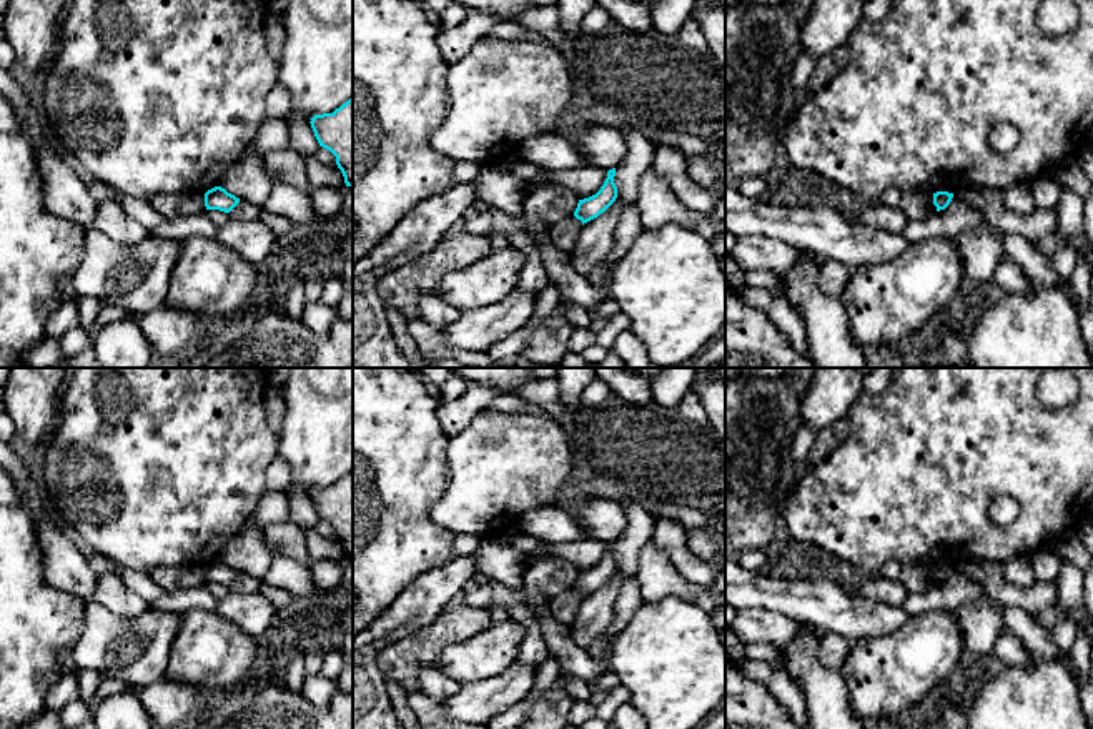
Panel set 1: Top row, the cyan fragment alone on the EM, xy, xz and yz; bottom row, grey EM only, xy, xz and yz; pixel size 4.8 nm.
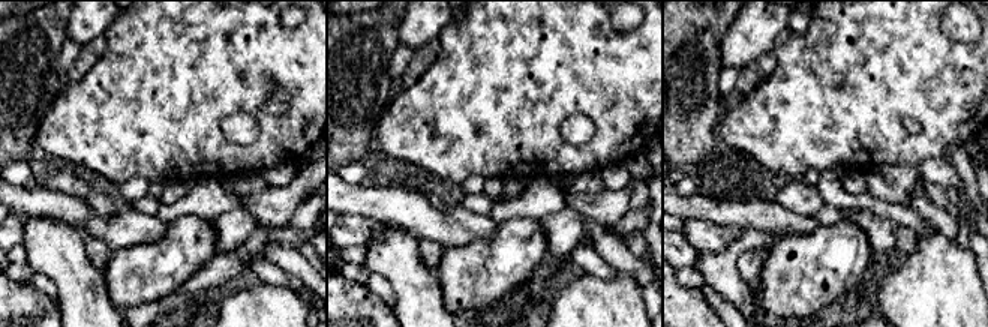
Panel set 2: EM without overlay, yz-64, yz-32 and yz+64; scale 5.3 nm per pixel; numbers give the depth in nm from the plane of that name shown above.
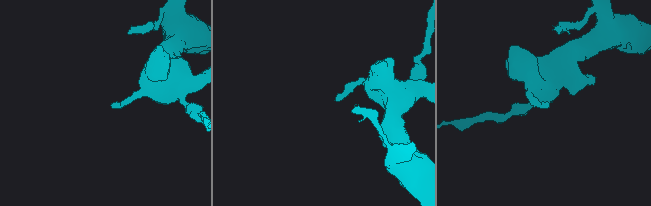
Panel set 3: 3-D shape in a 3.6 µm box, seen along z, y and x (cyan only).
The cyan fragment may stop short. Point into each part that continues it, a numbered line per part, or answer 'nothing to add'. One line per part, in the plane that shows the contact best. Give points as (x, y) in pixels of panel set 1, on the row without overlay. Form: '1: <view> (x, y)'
nothing to add

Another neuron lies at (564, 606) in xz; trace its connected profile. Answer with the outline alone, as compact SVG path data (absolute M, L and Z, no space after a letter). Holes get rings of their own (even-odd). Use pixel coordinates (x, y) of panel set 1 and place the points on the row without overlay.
M572 588L552 596L549 601L549 611L556 617L556 621L564 624L566 627L571 627L579 611L581 601L582 594Z

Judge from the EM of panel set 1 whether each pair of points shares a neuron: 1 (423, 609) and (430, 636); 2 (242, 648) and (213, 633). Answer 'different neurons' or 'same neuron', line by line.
1: different neurons
2: same neuron

